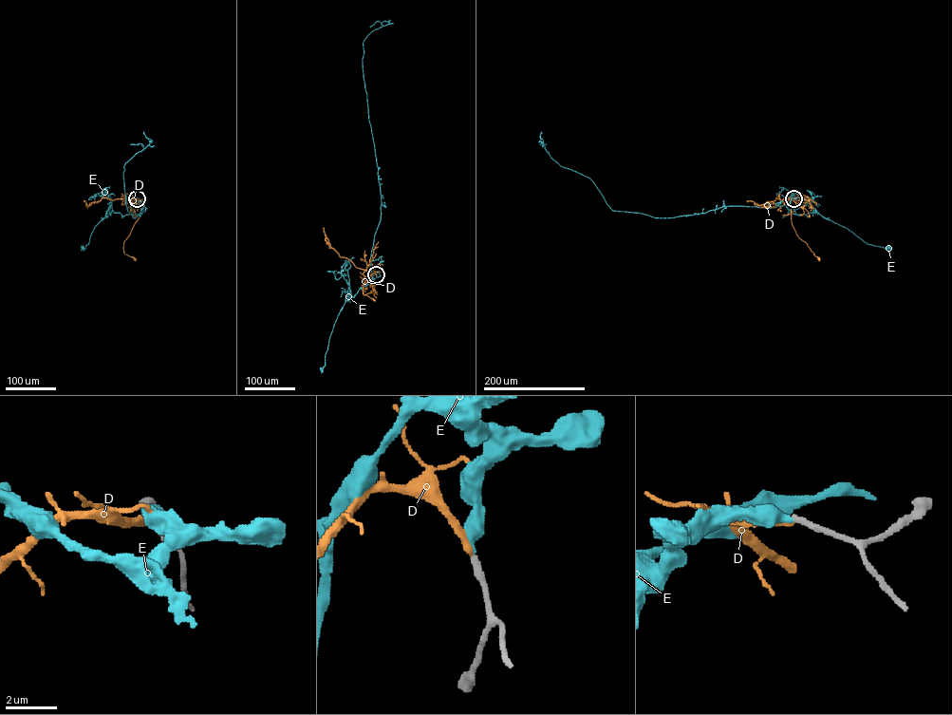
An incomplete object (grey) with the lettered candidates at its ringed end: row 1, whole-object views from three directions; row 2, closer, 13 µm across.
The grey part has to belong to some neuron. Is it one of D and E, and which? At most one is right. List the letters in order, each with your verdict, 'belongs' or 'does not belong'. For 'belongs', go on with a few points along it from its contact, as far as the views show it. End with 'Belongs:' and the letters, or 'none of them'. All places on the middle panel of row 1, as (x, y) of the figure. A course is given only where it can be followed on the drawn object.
D: does not belong
E: belongs | via (376, 275), (378, 271), (380, 275), (361, 287), (345, 303), (334, 325), (325, 366), (321, 369)
Belongs: E

